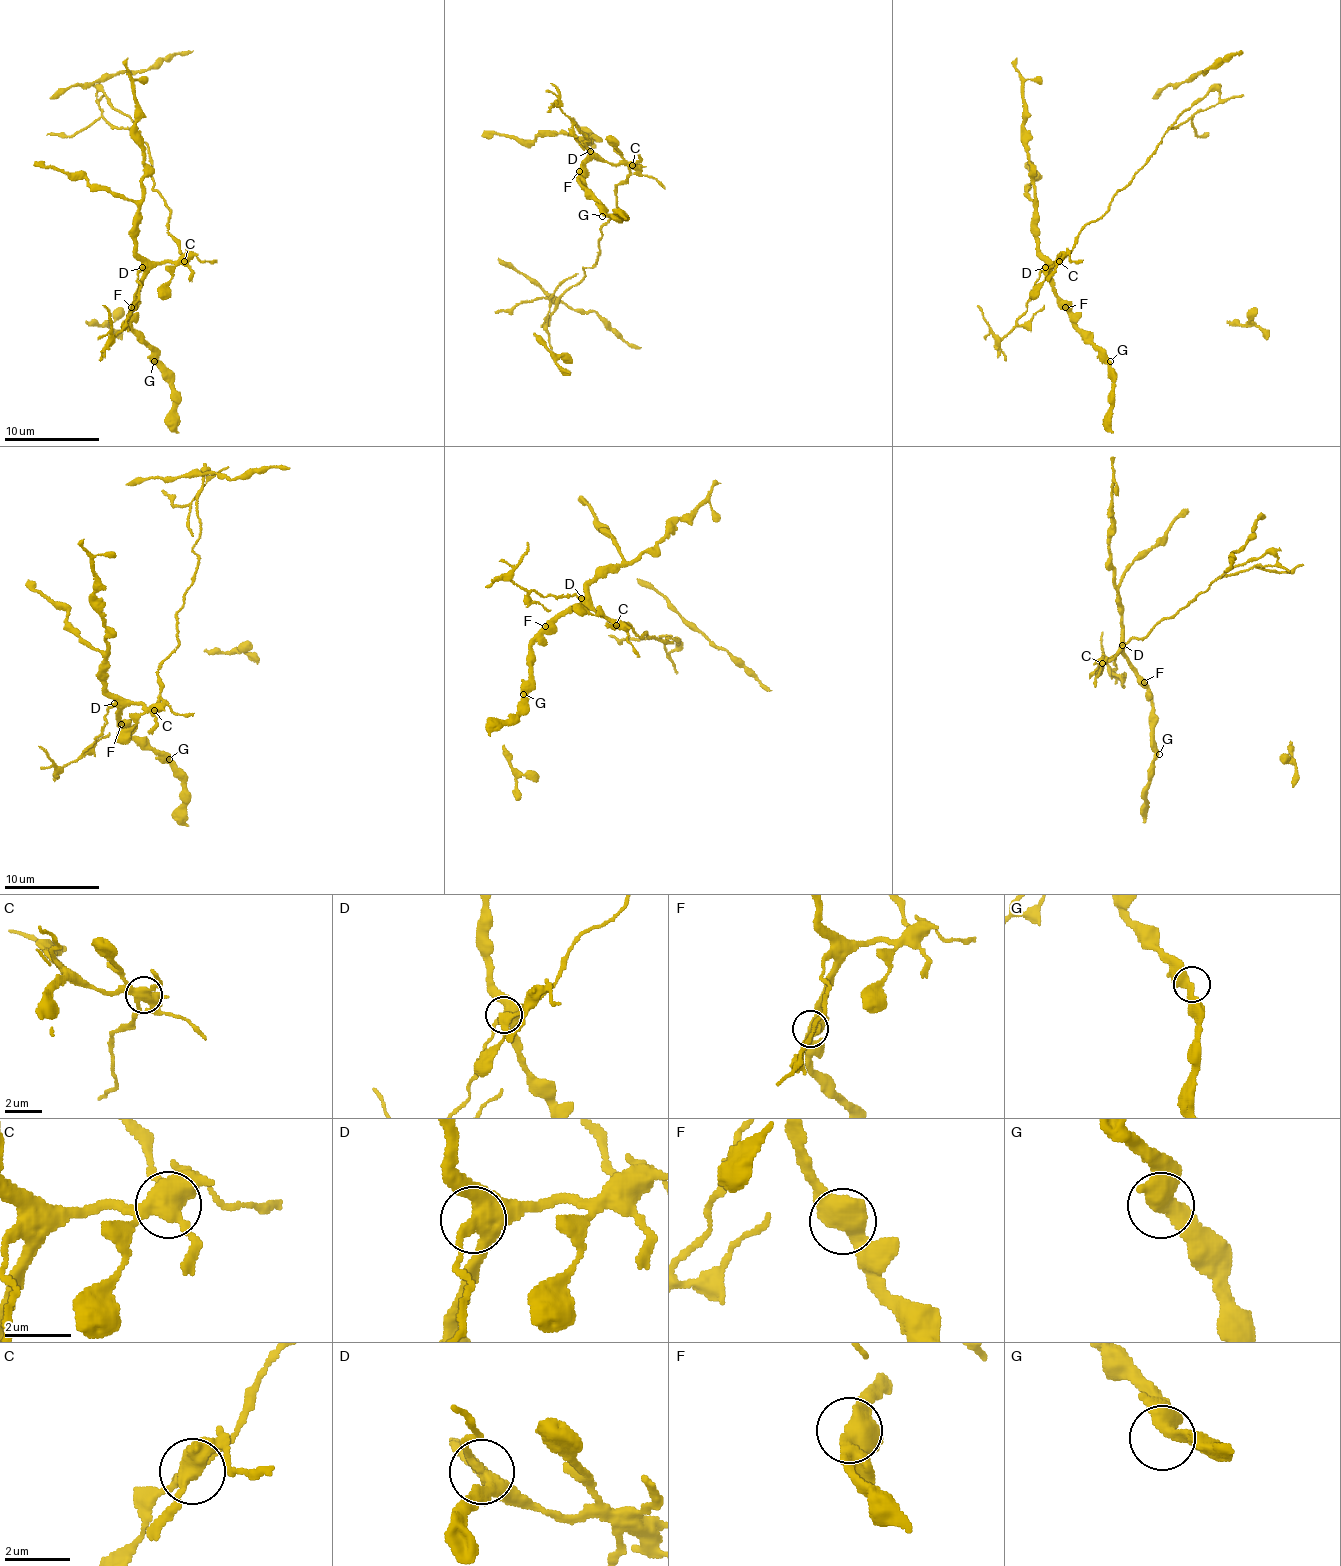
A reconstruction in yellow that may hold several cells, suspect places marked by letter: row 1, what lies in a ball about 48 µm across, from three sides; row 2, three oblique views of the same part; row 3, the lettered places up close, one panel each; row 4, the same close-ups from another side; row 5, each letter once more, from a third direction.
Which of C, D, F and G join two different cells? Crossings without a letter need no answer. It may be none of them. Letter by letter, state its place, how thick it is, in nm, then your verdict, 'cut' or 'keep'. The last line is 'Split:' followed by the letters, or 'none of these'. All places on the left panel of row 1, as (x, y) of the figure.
C: place (184, 261); calibre 500 nm; cut
D: place (142, 267); calibre 400 nm; cut
F: place (131, 307); calibre 440 nm; keep
G: place (154, 361); calibre 440 nm; keep
Split: C, D

